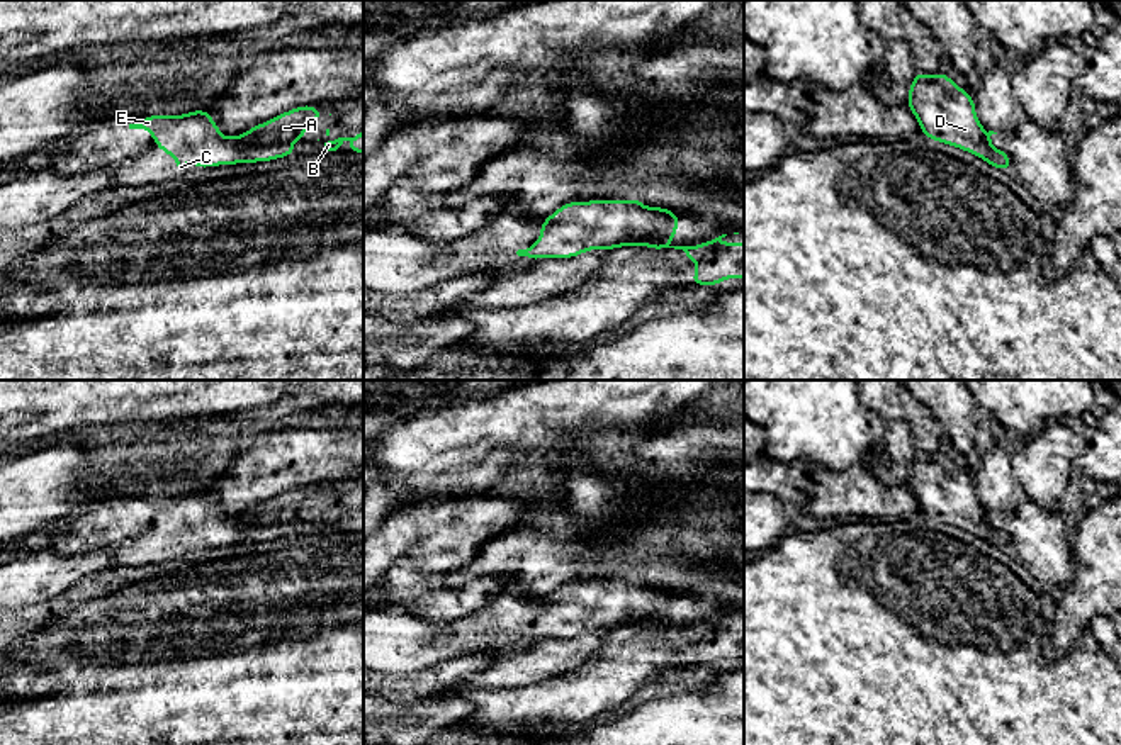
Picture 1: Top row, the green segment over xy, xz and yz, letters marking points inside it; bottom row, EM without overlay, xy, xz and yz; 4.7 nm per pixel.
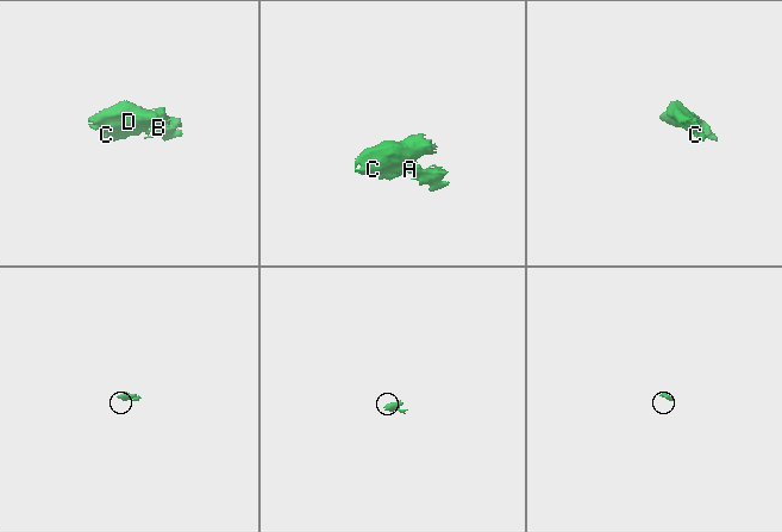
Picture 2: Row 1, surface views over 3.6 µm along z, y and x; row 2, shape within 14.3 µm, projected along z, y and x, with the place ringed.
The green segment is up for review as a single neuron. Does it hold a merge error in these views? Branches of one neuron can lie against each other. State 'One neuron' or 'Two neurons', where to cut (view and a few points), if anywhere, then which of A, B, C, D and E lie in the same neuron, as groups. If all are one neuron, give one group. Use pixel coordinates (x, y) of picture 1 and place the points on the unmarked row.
Two neurons. Split along xy (242, 515), (247, 521), (286, 523). Groups: A B / C D E

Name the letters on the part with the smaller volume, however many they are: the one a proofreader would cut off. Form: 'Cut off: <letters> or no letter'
Cut off: A, B

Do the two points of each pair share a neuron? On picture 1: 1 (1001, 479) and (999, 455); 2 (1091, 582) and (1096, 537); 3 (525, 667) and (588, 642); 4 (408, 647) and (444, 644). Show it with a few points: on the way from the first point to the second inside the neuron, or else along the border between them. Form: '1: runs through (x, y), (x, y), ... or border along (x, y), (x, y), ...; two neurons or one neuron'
1: runs through (999, 474), (999, 460); one neuron
2: runs through (1096, 571), (1096, 548); one neuron
3: runs through (540, 660), (573, 652); one neuron
4: runs through (416, 644), (435, 644); one neuron

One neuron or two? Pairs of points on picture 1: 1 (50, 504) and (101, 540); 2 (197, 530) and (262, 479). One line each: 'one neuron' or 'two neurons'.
1: two neurons
2: two neurons

